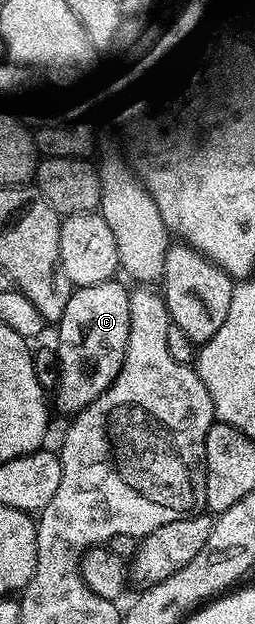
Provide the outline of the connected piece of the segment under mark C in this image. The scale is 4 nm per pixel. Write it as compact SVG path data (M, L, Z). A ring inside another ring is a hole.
M112 278L93 286L75 288L65 306L65 314L57 322L59 397L53 400L53 404L68 414L88 408L117 378L123 365L129 342L131 297L128 289L123 289L117 281Z

